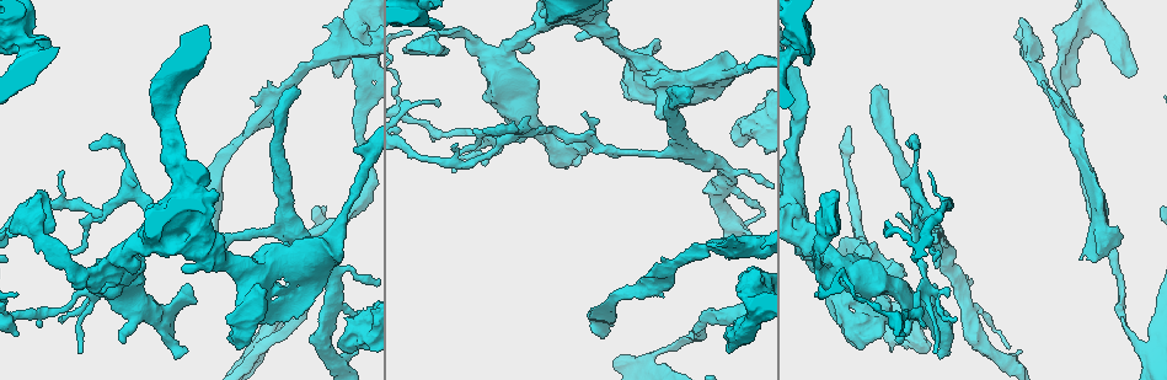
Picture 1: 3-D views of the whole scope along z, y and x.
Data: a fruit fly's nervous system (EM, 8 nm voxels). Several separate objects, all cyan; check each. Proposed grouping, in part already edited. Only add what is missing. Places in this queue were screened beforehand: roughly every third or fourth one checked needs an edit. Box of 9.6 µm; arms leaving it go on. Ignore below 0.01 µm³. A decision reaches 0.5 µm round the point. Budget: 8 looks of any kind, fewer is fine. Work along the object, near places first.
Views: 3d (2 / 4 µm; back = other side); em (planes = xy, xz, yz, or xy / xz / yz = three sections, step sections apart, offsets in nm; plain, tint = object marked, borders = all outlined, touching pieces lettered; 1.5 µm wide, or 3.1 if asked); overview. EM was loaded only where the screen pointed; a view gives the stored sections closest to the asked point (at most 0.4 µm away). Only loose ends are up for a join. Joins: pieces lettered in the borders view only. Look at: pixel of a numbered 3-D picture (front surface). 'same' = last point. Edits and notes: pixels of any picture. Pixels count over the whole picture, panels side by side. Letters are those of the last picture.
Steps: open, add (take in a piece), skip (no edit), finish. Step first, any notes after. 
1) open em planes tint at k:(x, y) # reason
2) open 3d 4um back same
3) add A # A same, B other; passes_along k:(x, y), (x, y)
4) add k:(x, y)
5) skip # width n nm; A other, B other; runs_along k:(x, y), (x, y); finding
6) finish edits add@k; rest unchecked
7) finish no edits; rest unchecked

open em planes tint at 1:(1081, 259) # an open end

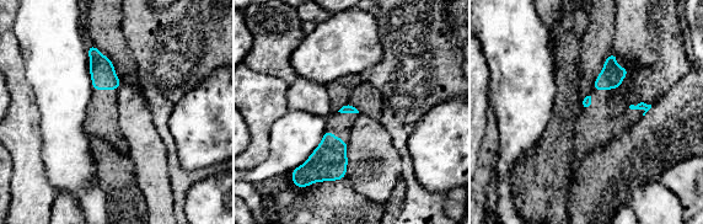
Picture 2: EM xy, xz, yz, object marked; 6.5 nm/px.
open em planes borders same

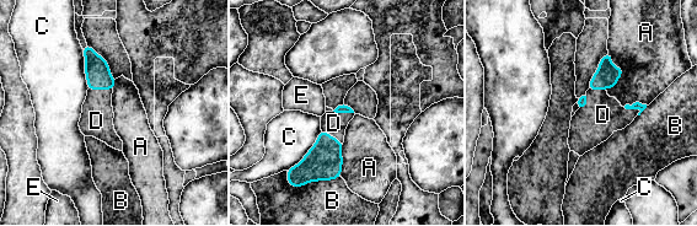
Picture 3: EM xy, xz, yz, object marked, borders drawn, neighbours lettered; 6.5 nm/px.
add D # A other, B other, C other, D same, E other; passes_along 3:(582, 102), (586, 93), (602, 114); the neuron continues

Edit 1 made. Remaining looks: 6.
open 3d 2um at 1:(1130, 73) # stops while still wide

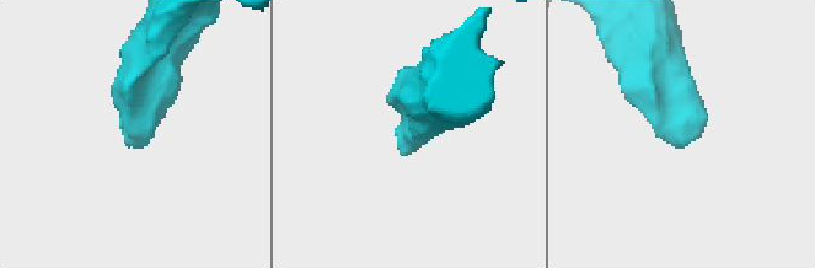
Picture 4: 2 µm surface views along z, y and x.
open em xz step 4 borders at 4:(404, 141)

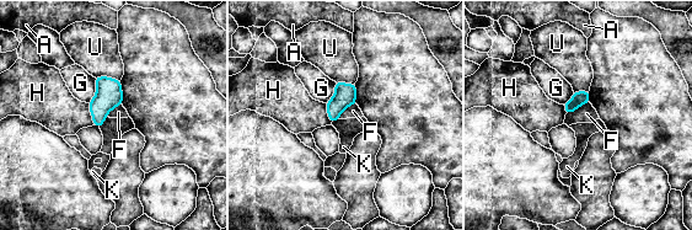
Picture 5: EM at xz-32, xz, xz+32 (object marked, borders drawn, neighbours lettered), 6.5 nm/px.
open em planes borders same # another direction

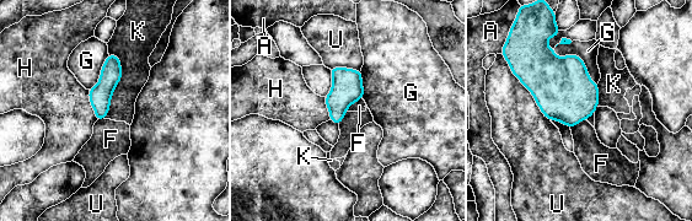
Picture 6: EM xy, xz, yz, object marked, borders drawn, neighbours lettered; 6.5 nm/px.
skip # A other, F other, G other, H other, K other, U other; runs_along 6:(114, 58), (101, 92), (100, 117); none of them fits

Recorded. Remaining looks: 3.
finish edits add@3; rest unchecked

